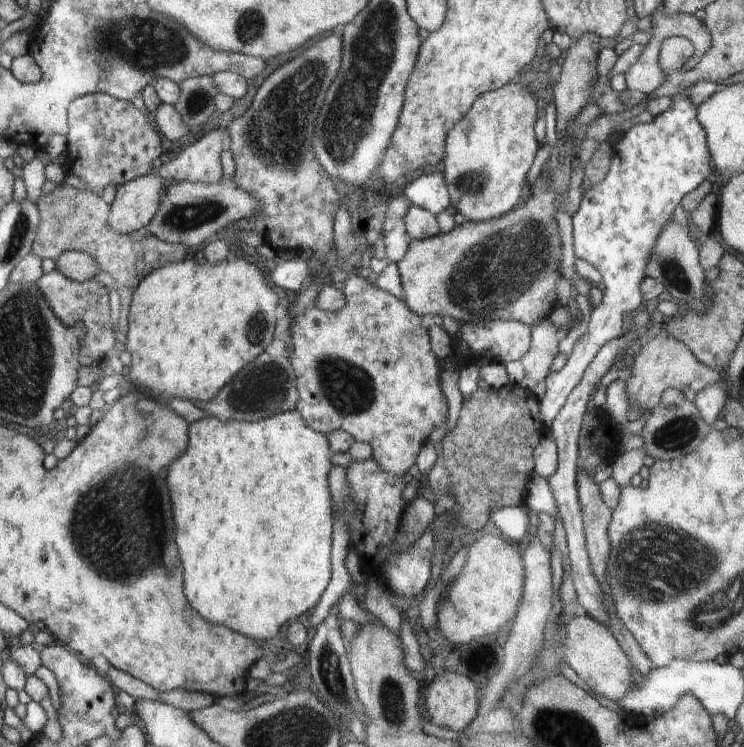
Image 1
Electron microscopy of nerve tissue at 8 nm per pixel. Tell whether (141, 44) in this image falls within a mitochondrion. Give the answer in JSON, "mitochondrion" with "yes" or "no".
{"mitochondrion":"yes"}

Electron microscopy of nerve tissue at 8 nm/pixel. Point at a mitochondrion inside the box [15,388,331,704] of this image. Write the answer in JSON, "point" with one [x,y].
{"point":[119,529]}

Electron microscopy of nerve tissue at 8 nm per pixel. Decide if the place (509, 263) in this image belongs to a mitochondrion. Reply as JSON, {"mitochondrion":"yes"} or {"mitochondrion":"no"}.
{"mitochondrion":"yes"}

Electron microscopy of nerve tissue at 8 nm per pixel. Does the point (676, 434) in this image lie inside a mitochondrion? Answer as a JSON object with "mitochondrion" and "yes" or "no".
{"mitochondrion":"yes"}

